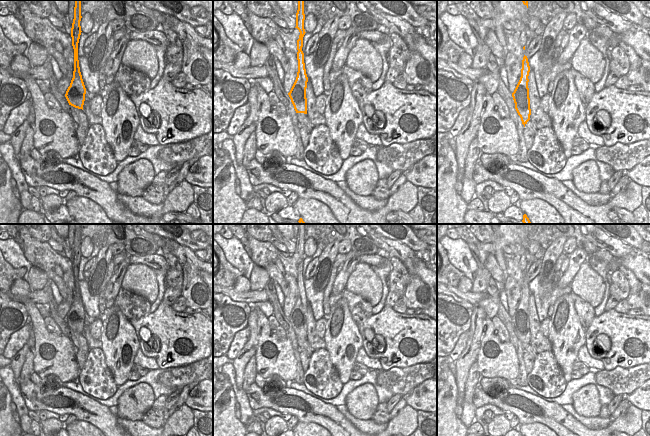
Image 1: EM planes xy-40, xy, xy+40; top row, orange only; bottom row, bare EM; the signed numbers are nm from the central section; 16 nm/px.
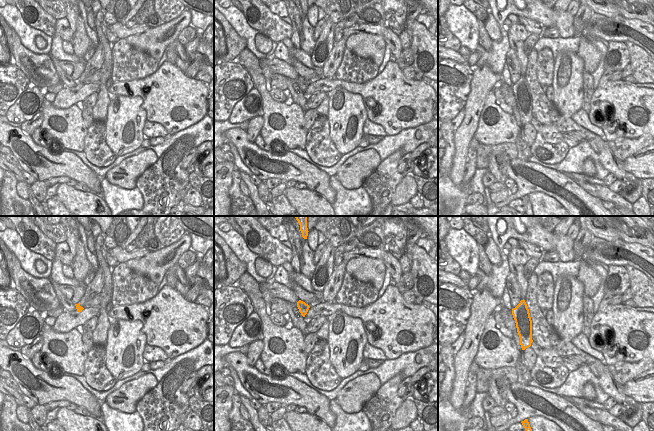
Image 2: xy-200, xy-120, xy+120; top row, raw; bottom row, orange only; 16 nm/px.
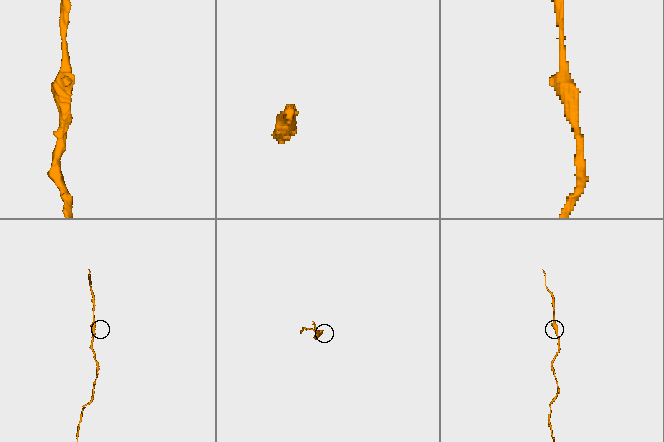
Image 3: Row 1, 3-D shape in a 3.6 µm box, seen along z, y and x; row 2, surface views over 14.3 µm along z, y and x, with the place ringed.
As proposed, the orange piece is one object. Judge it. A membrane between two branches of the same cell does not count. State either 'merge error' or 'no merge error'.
merge error

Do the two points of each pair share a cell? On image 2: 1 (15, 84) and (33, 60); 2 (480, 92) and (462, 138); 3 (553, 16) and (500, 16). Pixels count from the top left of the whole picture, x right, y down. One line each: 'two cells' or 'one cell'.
1: two cells
2: one cell
3: one cell

